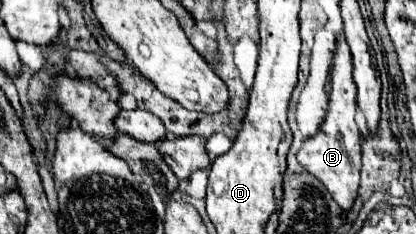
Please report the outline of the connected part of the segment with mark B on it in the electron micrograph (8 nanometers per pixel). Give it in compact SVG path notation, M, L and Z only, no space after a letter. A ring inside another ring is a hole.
M340 33L330 69L328 111L318 133L302 143L298 151L298 161L302 167L306 167L314 177L318 177L326 185L326 189L332 193L334 201L342 209L352 207L360 181L360 129L354 121L354 113L356 113L354 103L356 103L356 85L352 81L352 53L348 43L344 41L344 35Z

